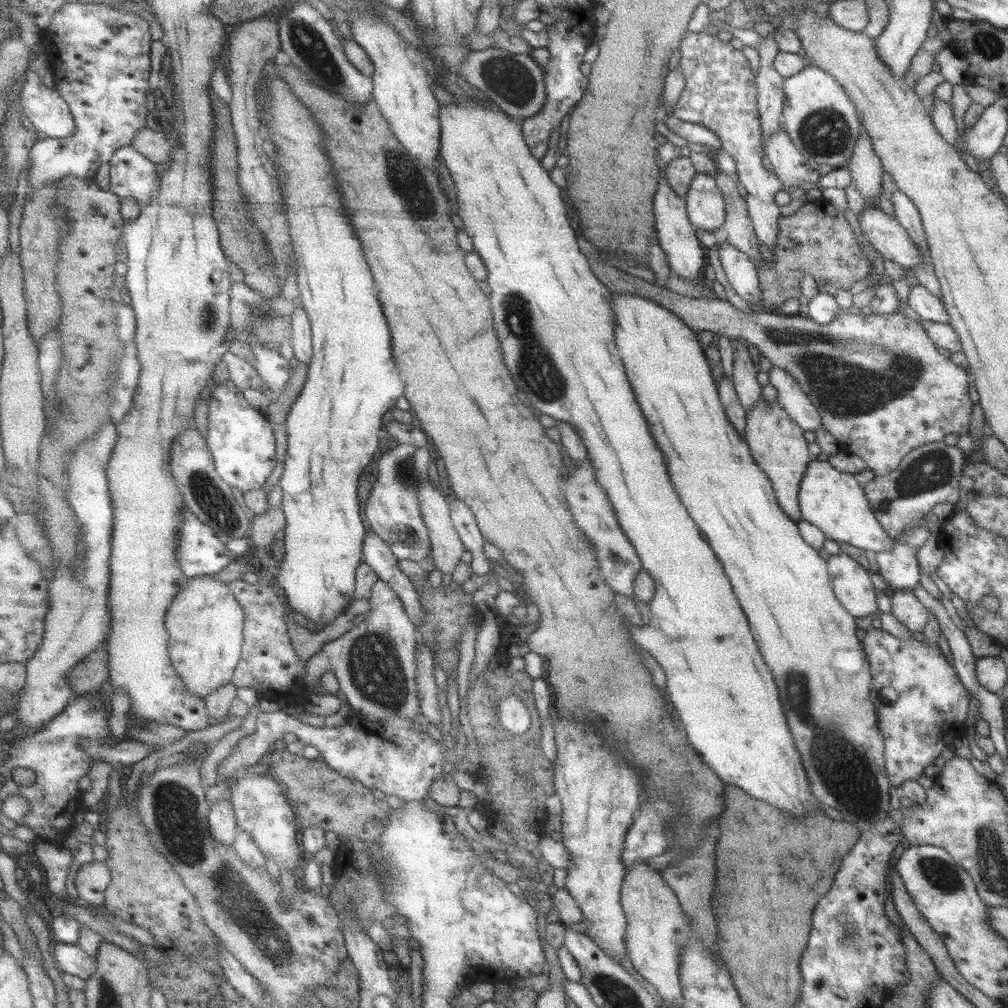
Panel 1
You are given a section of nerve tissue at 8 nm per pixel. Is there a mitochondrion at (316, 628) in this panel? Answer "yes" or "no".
no

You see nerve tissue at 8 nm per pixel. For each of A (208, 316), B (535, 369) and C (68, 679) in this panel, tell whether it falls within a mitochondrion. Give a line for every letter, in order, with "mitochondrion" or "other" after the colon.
A: mitochondrion
B: mitochondrion
C: other

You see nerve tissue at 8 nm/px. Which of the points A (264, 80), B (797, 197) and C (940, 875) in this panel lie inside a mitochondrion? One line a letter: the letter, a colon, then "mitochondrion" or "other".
A: other
B: other
C: mitochondrion

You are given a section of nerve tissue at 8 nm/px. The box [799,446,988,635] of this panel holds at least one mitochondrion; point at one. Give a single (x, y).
(930, 470)

